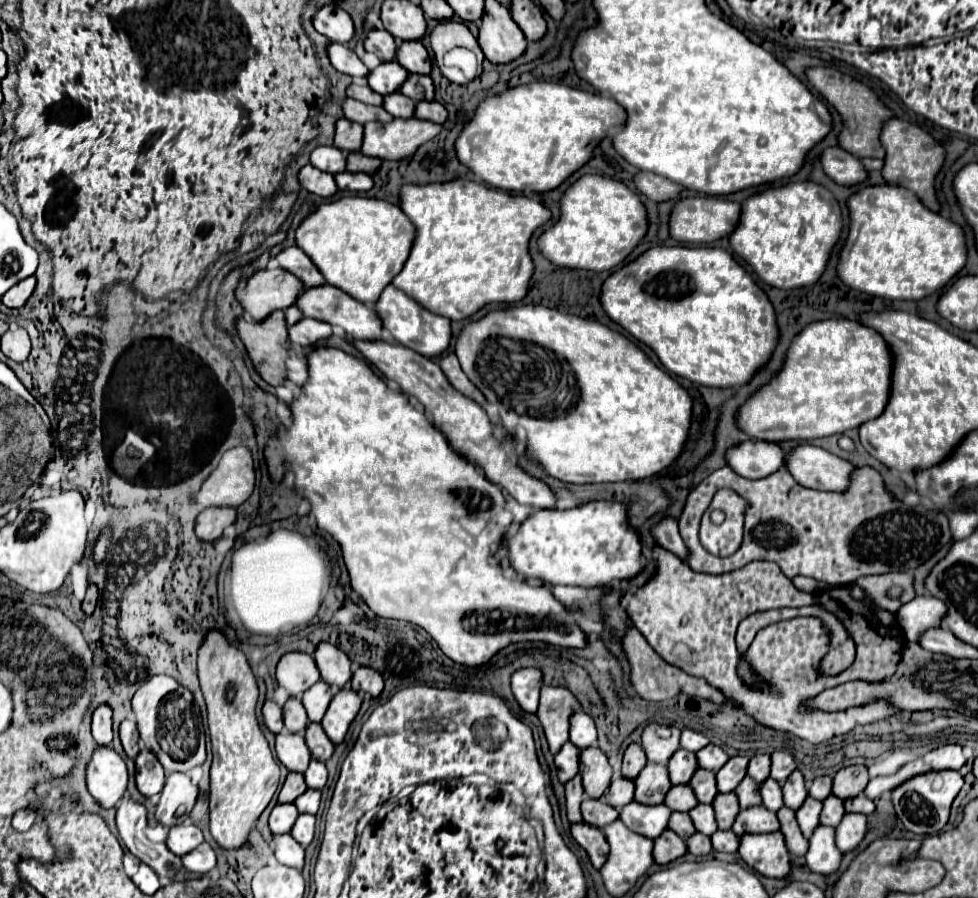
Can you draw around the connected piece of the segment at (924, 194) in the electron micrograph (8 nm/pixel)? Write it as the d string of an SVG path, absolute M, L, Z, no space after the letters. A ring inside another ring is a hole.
M893 118L891 122L885 124L883 134L881 134L881 142L887 150L883 178L895 186L903 186L903 188L913 190L929 208L939 210L941 204L935 194L935 178L945 162L945 148L931 134L927 134L923 128L919 128L917 124L897 120L897 118Z

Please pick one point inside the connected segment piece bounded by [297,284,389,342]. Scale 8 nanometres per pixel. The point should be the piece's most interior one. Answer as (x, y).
(329, 304)

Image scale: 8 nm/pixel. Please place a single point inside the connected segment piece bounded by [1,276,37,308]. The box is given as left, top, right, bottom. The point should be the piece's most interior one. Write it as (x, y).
(17, 297)

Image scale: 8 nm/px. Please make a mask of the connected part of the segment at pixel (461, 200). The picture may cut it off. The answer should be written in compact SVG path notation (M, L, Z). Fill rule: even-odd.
M451 180L427 186L401 186L401 208L417 228L417 238L393 286L421 302L427 310L449 320L471 318L489 304L517 304L529 288L535 264L529 254L529 238L537 228L551 220L551 210L525 196L513 196L505 190L489 188L475 180Z

